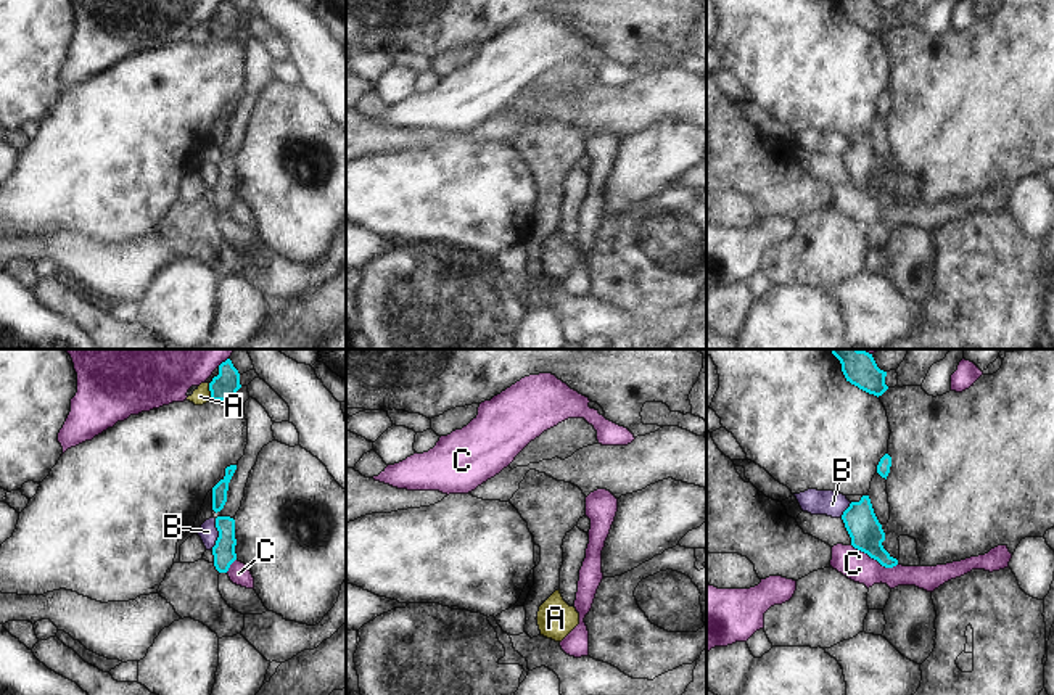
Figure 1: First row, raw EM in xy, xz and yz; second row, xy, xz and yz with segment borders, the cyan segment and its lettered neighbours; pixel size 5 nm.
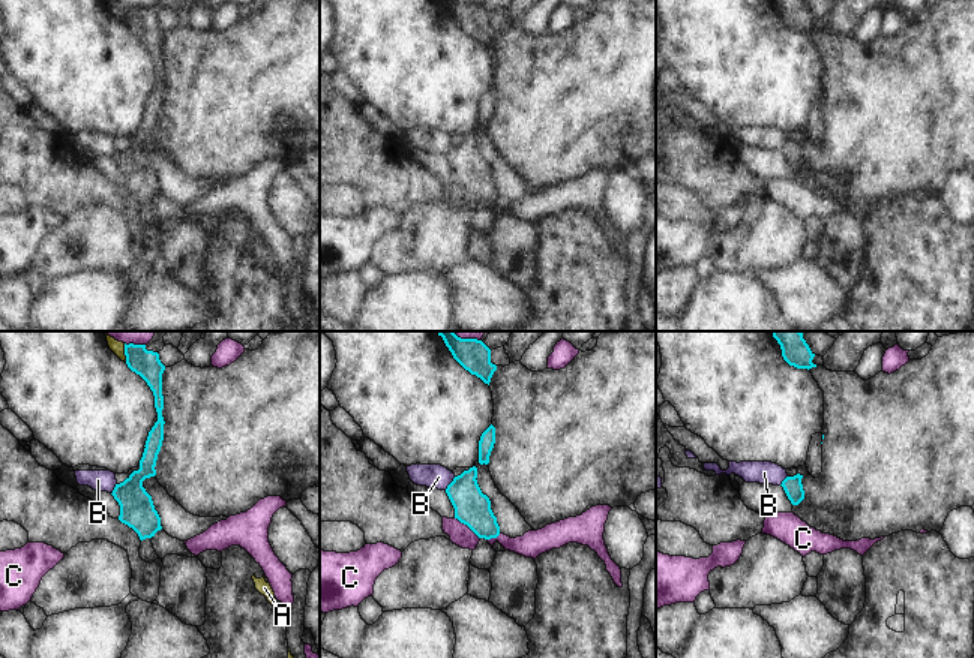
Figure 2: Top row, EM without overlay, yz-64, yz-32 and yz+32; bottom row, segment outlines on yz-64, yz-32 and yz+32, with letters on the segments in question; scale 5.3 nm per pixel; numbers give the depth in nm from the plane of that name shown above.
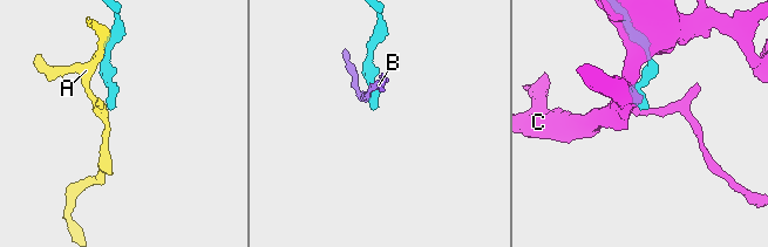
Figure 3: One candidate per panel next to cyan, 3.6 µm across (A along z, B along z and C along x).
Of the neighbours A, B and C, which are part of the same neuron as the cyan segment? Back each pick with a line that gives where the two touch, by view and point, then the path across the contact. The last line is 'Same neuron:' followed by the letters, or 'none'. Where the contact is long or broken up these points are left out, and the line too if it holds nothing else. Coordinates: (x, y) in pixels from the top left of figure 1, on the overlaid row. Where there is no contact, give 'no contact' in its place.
Same neuron: none

